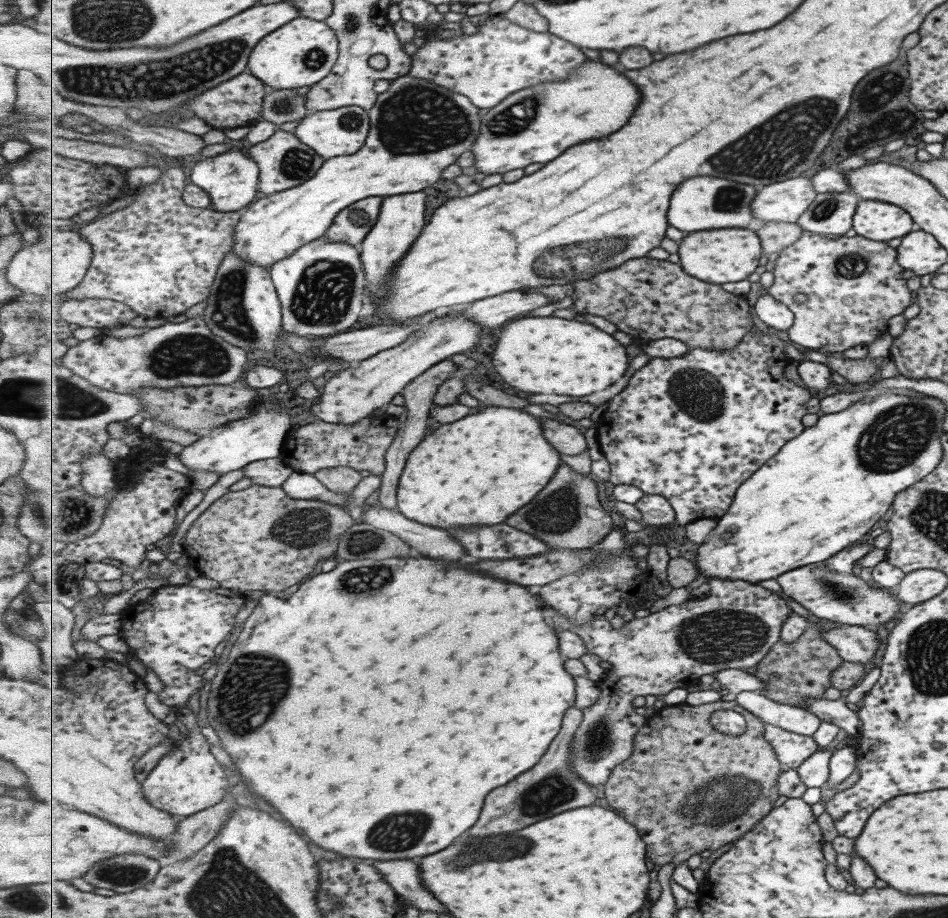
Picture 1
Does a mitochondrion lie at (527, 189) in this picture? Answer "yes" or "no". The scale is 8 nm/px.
no

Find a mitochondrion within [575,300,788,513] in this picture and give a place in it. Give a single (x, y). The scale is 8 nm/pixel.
(695, 390)

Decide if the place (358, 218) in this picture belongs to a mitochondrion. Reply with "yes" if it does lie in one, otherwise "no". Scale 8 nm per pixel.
yes

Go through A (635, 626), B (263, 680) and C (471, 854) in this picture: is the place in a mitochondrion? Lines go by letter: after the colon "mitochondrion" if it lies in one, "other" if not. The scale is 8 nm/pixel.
A: other
B: mitochondrion
C: mitochondrion

